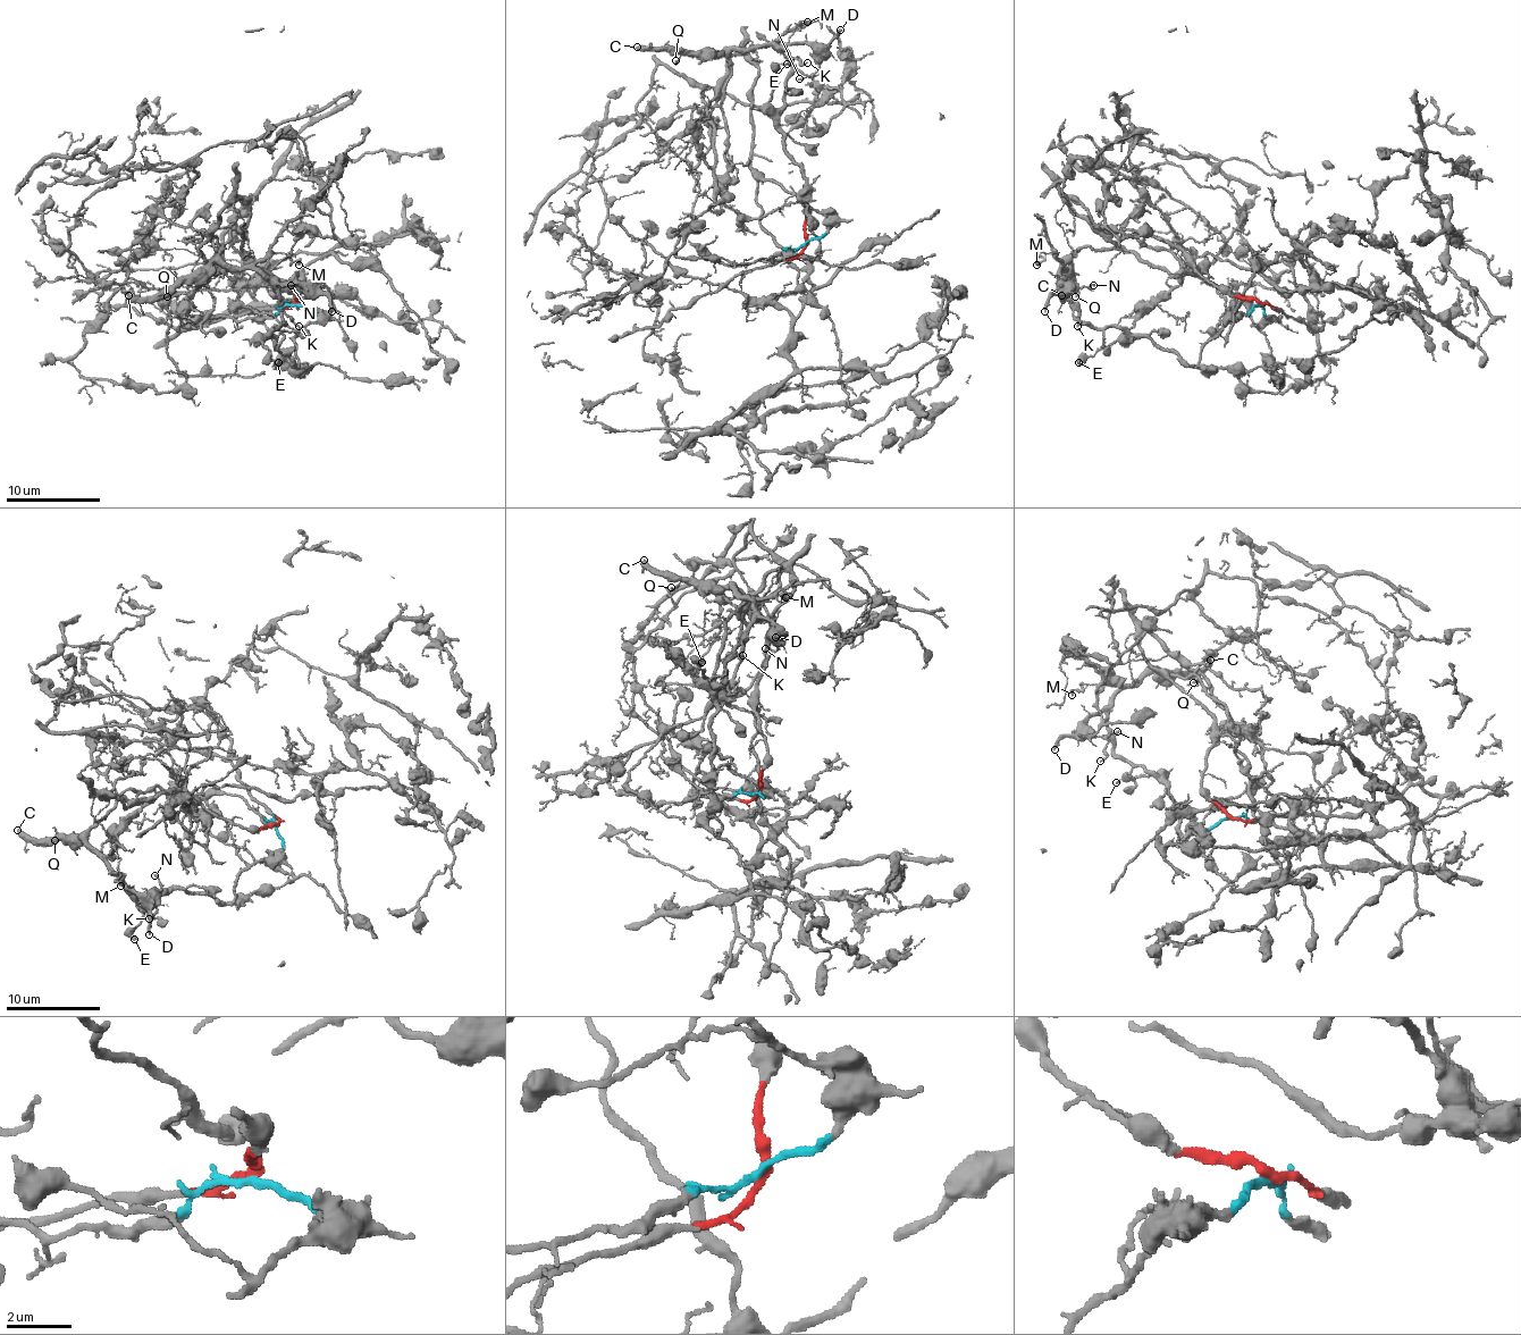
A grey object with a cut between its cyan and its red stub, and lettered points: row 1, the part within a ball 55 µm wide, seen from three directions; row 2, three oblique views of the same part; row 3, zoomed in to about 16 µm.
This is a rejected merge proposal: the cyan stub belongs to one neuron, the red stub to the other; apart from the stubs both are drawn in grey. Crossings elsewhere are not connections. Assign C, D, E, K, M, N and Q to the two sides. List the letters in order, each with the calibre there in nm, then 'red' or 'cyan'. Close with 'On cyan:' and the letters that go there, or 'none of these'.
C: 440 nm thick; cyan
D: 240 nm thick; cyan
E: 140 nm thick; cyan
K: 130 nm thick; cyan
M: 180 nm thick; cyan
N: 130 nm thick; cyan
Q: 120 nm thick; cyan
On cyan: C, D, E, K, M, N, Q

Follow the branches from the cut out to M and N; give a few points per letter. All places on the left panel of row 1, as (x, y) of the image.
M: (297, 302), (318, 319), (295, 338), (295, 363), (271, 335), (276, 286), (254, 265), (278, 253), (300, 265)
N: (297, 302), (318, 319), (295, 338), (295, 363), (271, 335), (283, 319), (280, 284), (309, 288), (290, 286)

